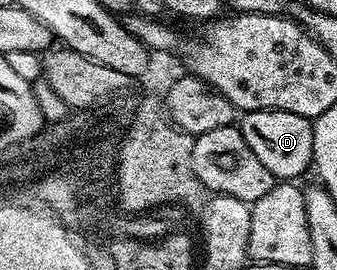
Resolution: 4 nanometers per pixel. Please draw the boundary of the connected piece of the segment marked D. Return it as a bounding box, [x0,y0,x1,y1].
[239,110,313,180]

